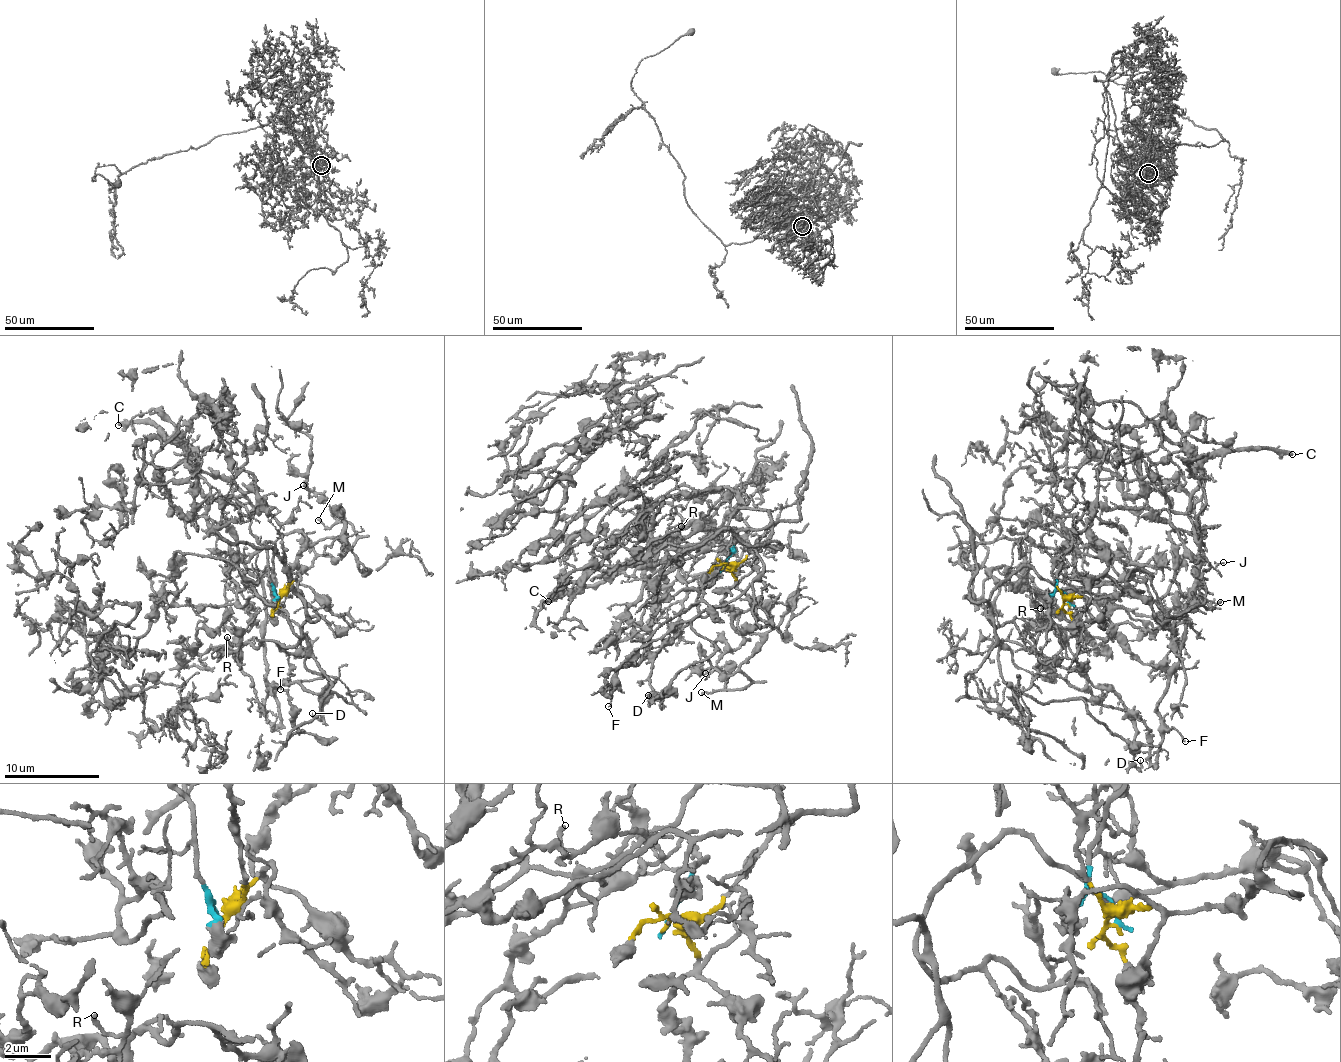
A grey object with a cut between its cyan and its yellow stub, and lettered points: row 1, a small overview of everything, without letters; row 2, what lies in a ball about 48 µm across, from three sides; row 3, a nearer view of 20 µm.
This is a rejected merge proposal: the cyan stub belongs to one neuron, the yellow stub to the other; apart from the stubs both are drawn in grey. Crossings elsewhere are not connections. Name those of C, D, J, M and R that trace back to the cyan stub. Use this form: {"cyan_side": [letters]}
{"cyan_side": ["C"]}

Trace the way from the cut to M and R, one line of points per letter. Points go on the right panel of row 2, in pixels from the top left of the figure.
M: (1068, 602), (1142, 591), (1135, 590), (1160, 622), (1221, 601)
R: (1068, 602), (1152, 575), (1065, 594), (1023, 567), (988, 615), (1078, 633), (1041, 627), (1041, 607)

